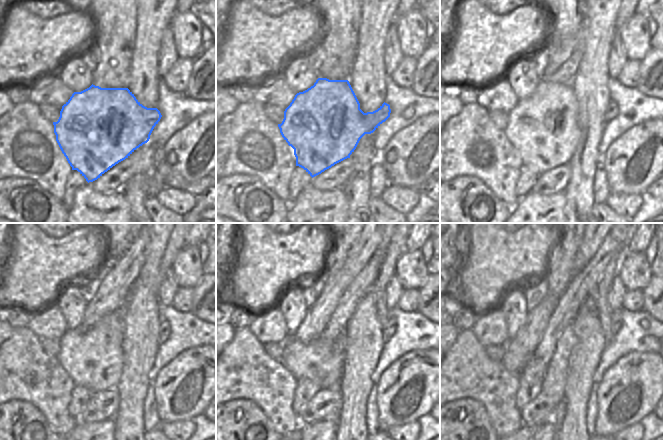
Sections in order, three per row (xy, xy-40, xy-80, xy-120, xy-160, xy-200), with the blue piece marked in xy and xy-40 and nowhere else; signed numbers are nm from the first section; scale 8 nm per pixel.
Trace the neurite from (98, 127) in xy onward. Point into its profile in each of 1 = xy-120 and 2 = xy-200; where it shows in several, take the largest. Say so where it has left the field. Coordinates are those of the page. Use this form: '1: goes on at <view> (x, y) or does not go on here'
1: goes on at xy-120 (93, 357)
2: goes on at xy-200 (617, 314)

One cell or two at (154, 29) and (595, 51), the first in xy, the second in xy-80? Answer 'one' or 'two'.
one

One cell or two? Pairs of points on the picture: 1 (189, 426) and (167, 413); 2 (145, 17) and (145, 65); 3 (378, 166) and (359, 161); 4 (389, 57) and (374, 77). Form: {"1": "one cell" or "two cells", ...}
{"1": "two cells", "2": "one cell", "3": "two cells", "4": "two cells"}

